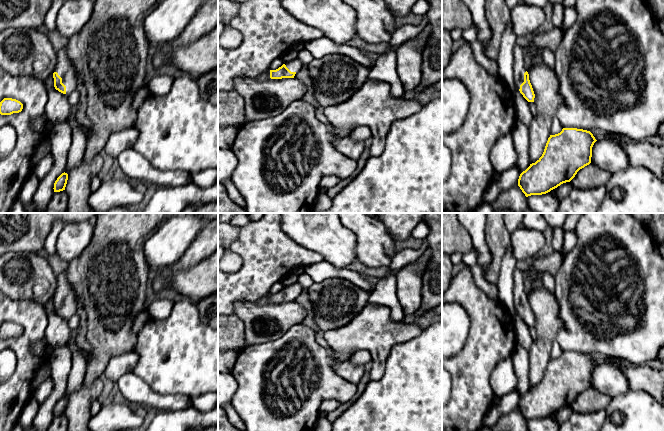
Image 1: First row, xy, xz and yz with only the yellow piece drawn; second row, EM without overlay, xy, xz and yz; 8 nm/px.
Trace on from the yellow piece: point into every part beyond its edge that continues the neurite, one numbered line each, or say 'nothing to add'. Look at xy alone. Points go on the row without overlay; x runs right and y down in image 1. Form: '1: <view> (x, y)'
1: xy (64, 291)

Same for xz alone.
1: xz (295, 289)

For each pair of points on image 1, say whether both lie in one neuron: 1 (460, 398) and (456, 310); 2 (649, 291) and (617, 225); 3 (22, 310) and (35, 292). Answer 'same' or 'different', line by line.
1: different
2: same
3: different

